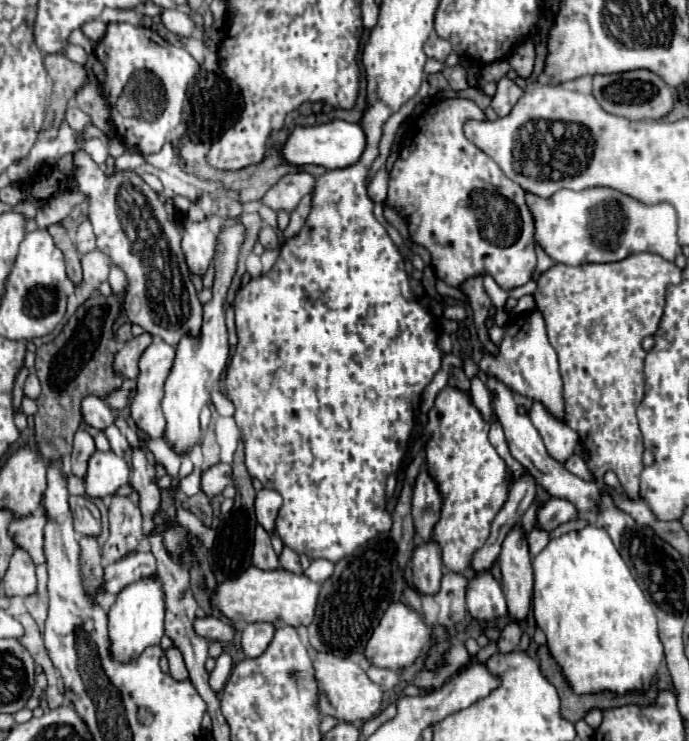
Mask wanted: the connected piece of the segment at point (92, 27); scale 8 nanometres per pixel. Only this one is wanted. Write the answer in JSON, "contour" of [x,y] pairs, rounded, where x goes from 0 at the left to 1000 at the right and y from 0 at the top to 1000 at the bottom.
{"contour":[[[135,27],[135,30],[126,30],[118,40],[123,43],[123,49],[126,51],[132,51],[132,54],[138,54],[138,57],[144,57],[149,49],[152,49],[152,32],[147,30],[147,27]]]}

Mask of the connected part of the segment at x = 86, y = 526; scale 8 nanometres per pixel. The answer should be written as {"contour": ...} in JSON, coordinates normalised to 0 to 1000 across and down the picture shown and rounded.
{"contour":[[[103,669],[100,680],[103,680],[106,702],[109,702],[109,718],[120,723],[144,723],[147,721],[147,694],[141,683],[123,669]]]}

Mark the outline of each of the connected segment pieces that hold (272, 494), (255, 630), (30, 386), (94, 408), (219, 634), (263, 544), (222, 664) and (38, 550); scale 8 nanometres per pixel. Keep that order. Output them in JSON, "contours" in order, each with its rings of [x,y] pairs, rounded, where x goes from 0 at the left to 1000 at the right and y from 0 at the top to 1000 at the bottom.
{"contours":[[[[382,659],[382,661],[373,664],[373,672],[370,672],[370,694],[373,694],[373,704],[388,718],[396,718],[399,715],[399,699],[402,699],[402,691],[405,691],[408,680],[411,680],[411,672],[399,661]]],[[[370,839],[370,842],[358,842],[358,848],[350,856],[350,874],[356,880],[356,885],[361,888],[373,888],[379,885],[390,866],[396,864],[399,856],[399,842],[393,839]]],[[[42,505],[39,507],[39,516],[36,516],[36,534],[42,537],[54,537],[60,529],[60,521],[57,521],[57,510],[51,505]]],[[[120,537],[118,561],[132,578],[141,578],[141,580],[152,580],[155,575],[164,572],[164,564],[167,564],[161,551],[152,543],[147,543],[147,537]]],[[[300,831],[300,834],[286,834],[280,839],[280,848],[286,853],[286,858],[295,858],[300,866],[315,864],[315,866],[335,866],[338,861],[338,848],[332,842],[327,842],[318,834]]],[[[373,710],[370,715],[370,737],[367,737],[367,761],[379,769],[402,769],[405,767],[405,753],[393,737],[390,721]]],[[[324,880],[324,883],[315,888],[312,904],[309,904],[306,912],[303,912],[303,926],[306,926],[309,934],[321,934],[321,931],[324,931],[329,915],[332,915],[332,910],[335,910],[335,899],[338,899],[335,885]]],[[[45,694],[33,699],[19,699],[13,707],[13,721],[19,723],[22,734],[39,742],[51,761],[65,758],[62,745],[62,723],[65,723],[65,694]]]]}

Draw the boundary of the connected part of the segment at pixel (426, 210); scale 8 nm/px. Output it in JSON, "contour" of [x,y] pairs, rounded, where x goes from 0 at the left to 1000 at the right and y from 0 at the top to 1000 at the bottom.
{"contour":[[[649,132],[649,135],[640,135],[634,140],[628,140],[626,146],[620,146],[588,178],[588,186],[585,186],[585,197],[582,197],[582,205],[579,205],[579,213],[576,219],[570,221],[570,229],[565,235],[565,267],[562,267],[562,278],[579,283],[591,297],[594,297],[594,313],[597,313],[597,321],[614,332],[623,343],[626,343],[626,359],[634,370],[634,375],[652,386],[672,386],[678,378],[684,375],[692,375],[692,372],[713,372],[730,391],[742,394],[745,389],[750,386],[759,386],[771,378],[774,367],[776,367],[776,356],[779,356],[779,345],[776,345],[776,294],[762,273],[762,259],[753,248],[747,248],[745,243],[739,243],[730,229],[707,211],[701,208],[689,194],[684,194],[675,181],[672,181],[672,167],[678,162],[704,162],[704,151],[687,138],[687,135],[675,135],[675,132]]]}

